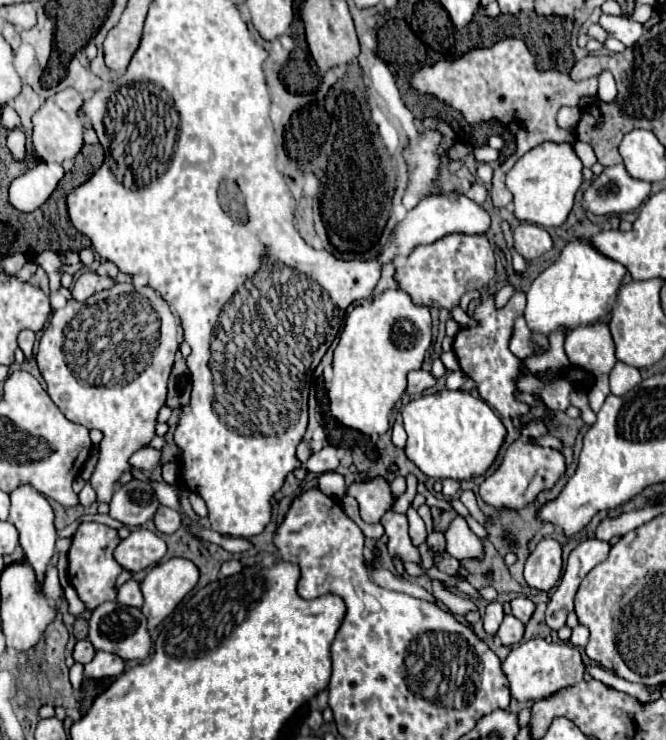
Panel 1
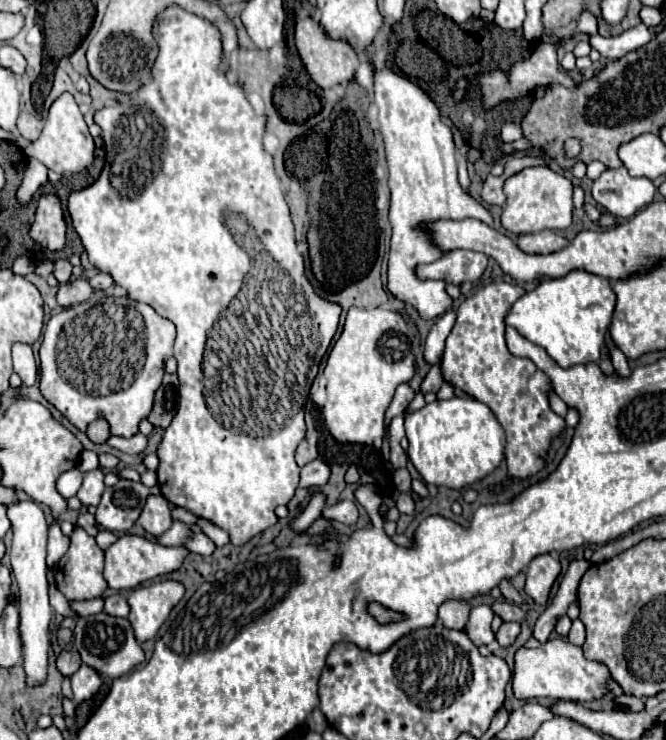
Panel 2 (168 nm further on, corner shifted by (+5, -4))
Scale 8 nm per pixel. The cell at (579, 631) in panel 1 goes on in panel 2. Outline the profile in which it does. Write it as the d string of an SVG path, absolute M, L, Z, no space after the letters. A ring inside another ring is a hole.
M574 619L574 621L572 621L572 629L570 629L570 633L568 633L568 639L574 641L576 645L582 645L582 643L584 643L586 633L584 633L584 625L582 625L580 619Z

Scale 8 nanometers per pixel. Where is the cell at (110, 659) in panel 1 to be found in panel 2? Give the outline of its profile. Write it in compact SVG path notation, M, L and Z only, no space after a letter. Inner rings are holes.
M82 665L72 677L72 693L74 693L74 701L82 703L86 699L90 699L102 685L102 677L98 677L98 673L94 673L94 669L90 669L88 665Z

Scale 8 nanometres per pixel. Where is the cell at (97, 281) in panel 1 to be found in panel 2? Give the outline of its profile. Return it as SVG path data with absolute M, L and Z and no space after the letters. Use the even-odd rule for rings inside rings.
M76 279L76 281L70 281L66 285L60 287L58 295L56 295L56 301L60 307L72 307L72 305L78 305L78 303L84 303L88 301L92 295L92 287L86 279Z

